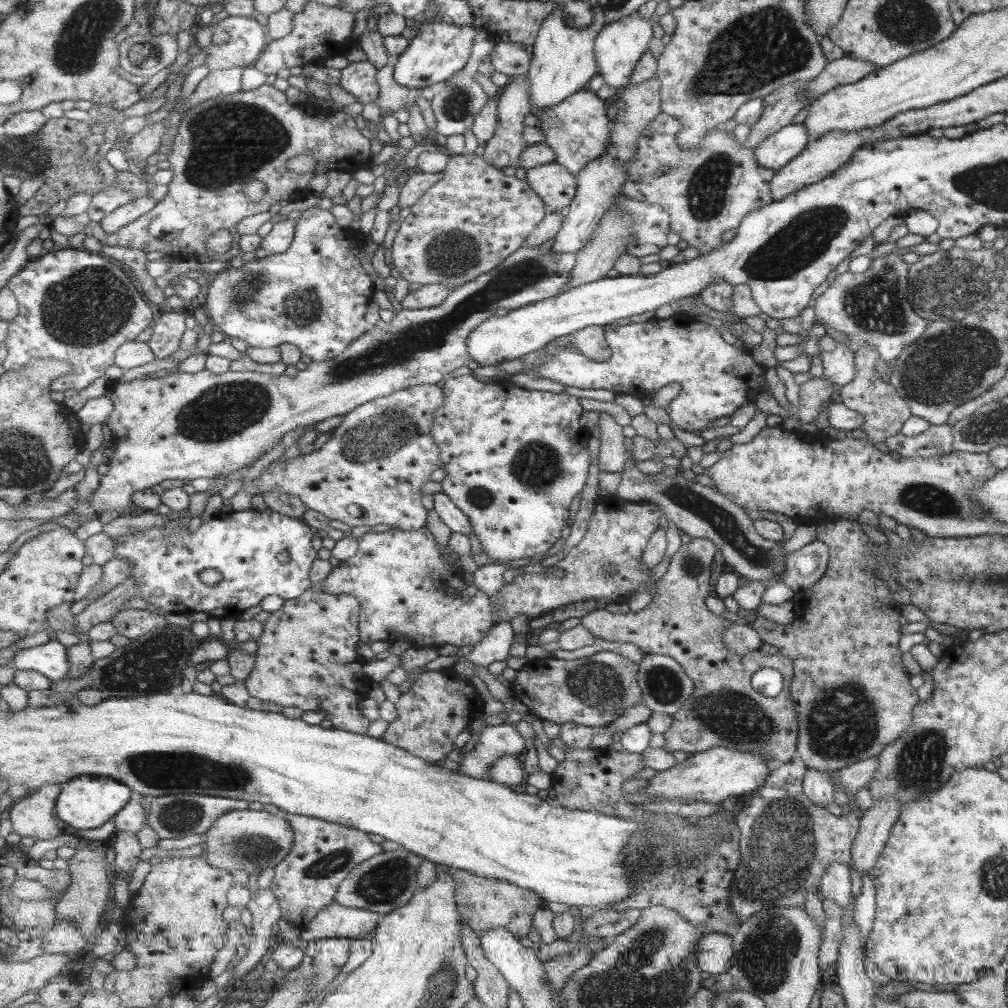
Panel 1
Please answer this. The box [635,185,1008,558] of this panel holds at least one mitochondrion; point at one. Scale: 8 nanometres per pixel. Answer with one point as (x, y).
(955, 362)

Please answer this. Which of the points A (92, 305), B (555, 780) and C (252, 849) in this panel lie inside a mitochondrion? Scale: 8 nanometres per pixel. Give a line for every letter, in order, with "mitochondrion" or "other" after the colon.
A: mitochondrion
B: other
C: mitochondrion

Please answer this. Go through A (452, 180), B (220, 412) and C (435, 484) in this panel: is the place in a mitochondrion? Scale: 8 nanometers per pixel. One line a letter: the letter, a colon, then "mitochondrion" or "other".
A: other
B: mitochondrion
C: other

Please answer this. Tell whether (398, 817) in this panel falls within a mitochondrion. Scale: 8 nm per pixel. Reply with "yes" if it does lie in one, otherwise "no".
no

